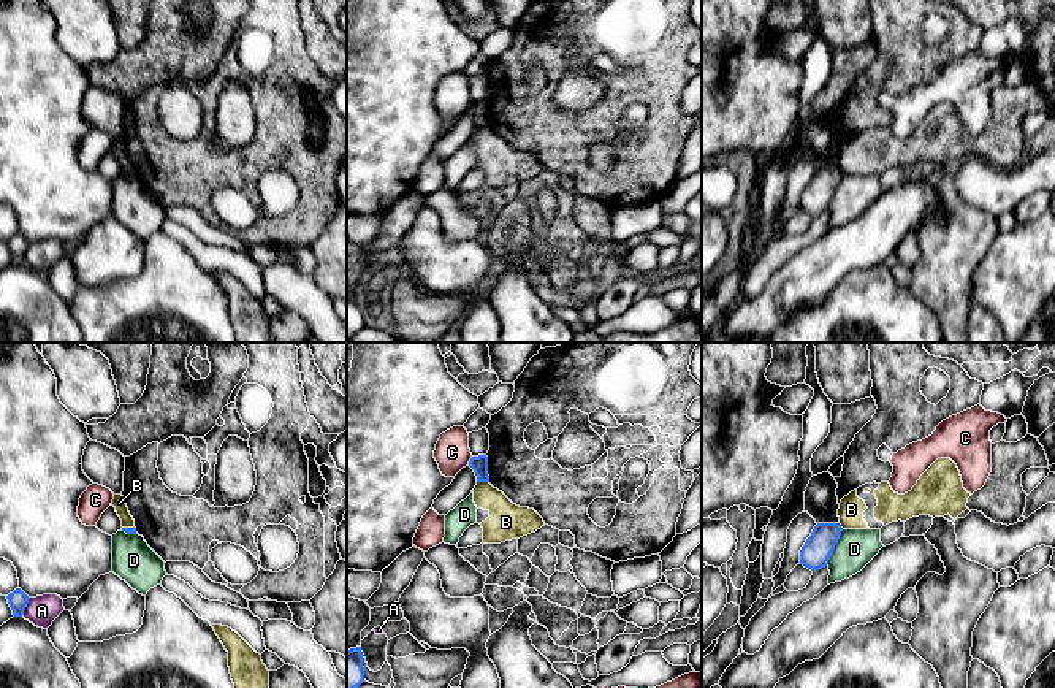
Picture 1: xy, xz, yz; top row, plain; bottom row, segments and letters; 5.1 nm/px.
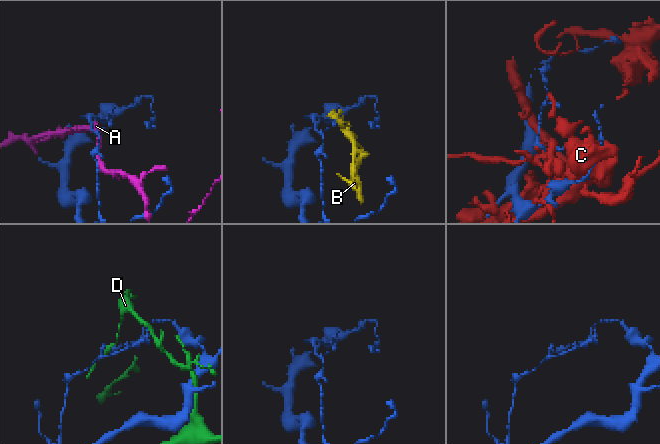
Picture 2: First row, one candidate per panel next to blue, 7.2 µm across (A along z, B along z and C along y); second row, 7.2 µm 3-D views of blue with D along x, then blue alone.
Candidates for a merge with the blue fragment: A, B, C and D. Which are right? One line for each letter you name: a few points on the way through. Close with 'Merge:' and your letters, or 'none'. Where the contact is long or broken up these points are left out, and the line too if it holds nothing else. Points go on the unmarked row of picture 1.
Merge: none

